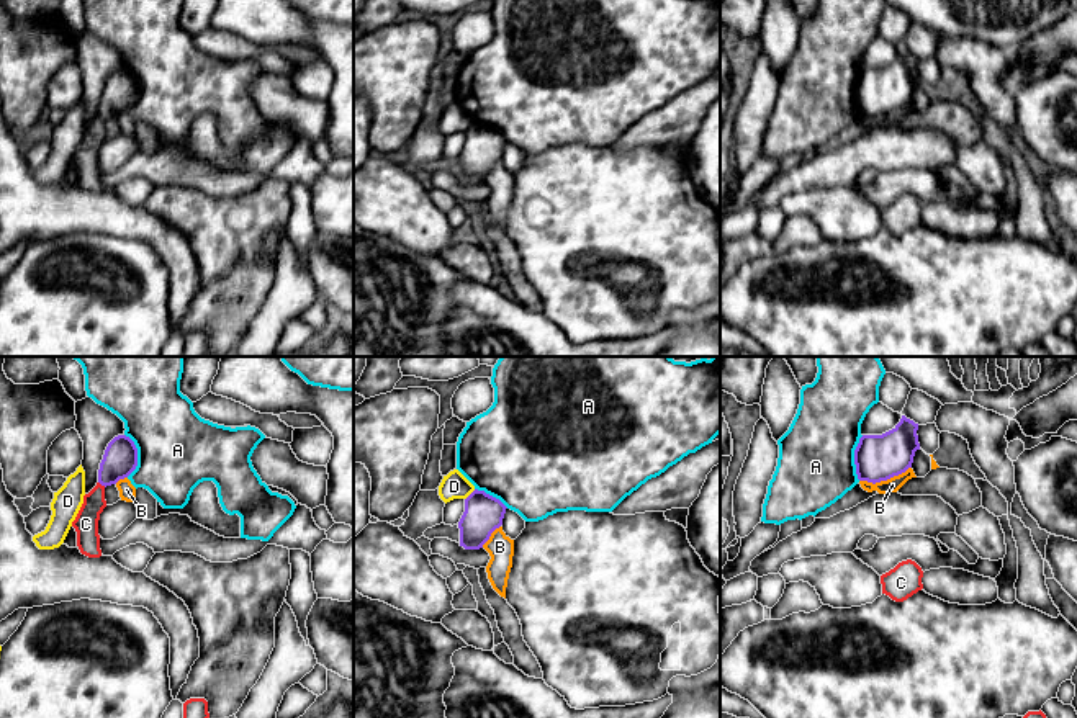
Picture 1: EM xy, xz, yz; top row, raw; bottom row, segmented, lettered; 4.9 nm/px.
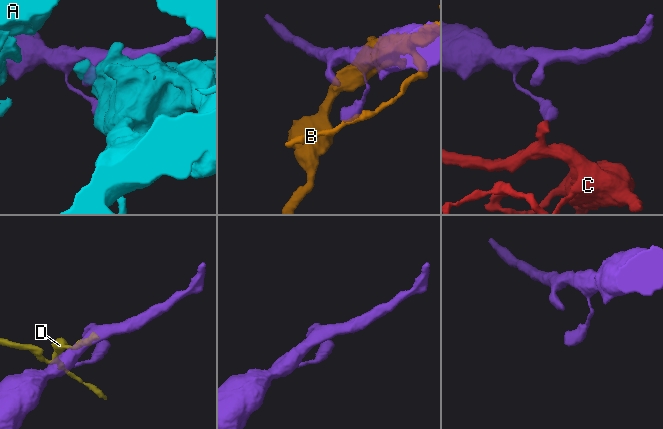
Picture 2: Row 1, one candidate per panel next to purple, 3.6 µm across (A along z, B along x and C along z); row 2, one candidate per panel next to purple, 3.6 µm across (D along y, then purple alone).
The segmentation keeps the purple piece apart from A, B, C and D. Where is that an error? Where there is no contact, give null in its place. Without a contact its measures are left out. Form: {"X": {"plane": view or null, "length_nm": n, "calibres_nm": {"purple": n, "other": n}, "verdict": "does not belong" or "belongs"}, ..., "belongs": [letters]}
{"A": {"plane": "yz", "length_nm": 220, "calibres_nm": {"purple": 220, "other": 380}, "verdict": "does not belong"}, "B": {"plane": "yz", "length_nm": 260, "calibres_nm": {"purple": 220, "other": 70}, "verdict": "does not belong"}, "C": {"plane": "xy", "length_nm": 50, "calibres_nm": {"purple": 170, "other": 120}, "verdict": "does not belong"}, "D": {"plane": "xz", "length_nm": 80, "calibres_nm": {"purple": 190, "other": 130}, "verdict": "does not belong"}, "belongs": []}

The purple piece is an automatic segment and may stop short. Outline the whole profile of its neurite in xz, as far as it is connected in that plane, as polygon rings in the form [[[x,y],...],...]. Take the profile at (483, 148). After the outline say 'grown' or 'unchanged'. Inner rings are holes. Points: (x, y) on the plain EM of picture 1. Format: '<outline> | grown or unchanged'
[[[475,123],[465,132],[465,146],[458,155],[460,180],[465,183],[483,182],[491,167],[502,159],[506,142],[499,132]]] | unchanged

